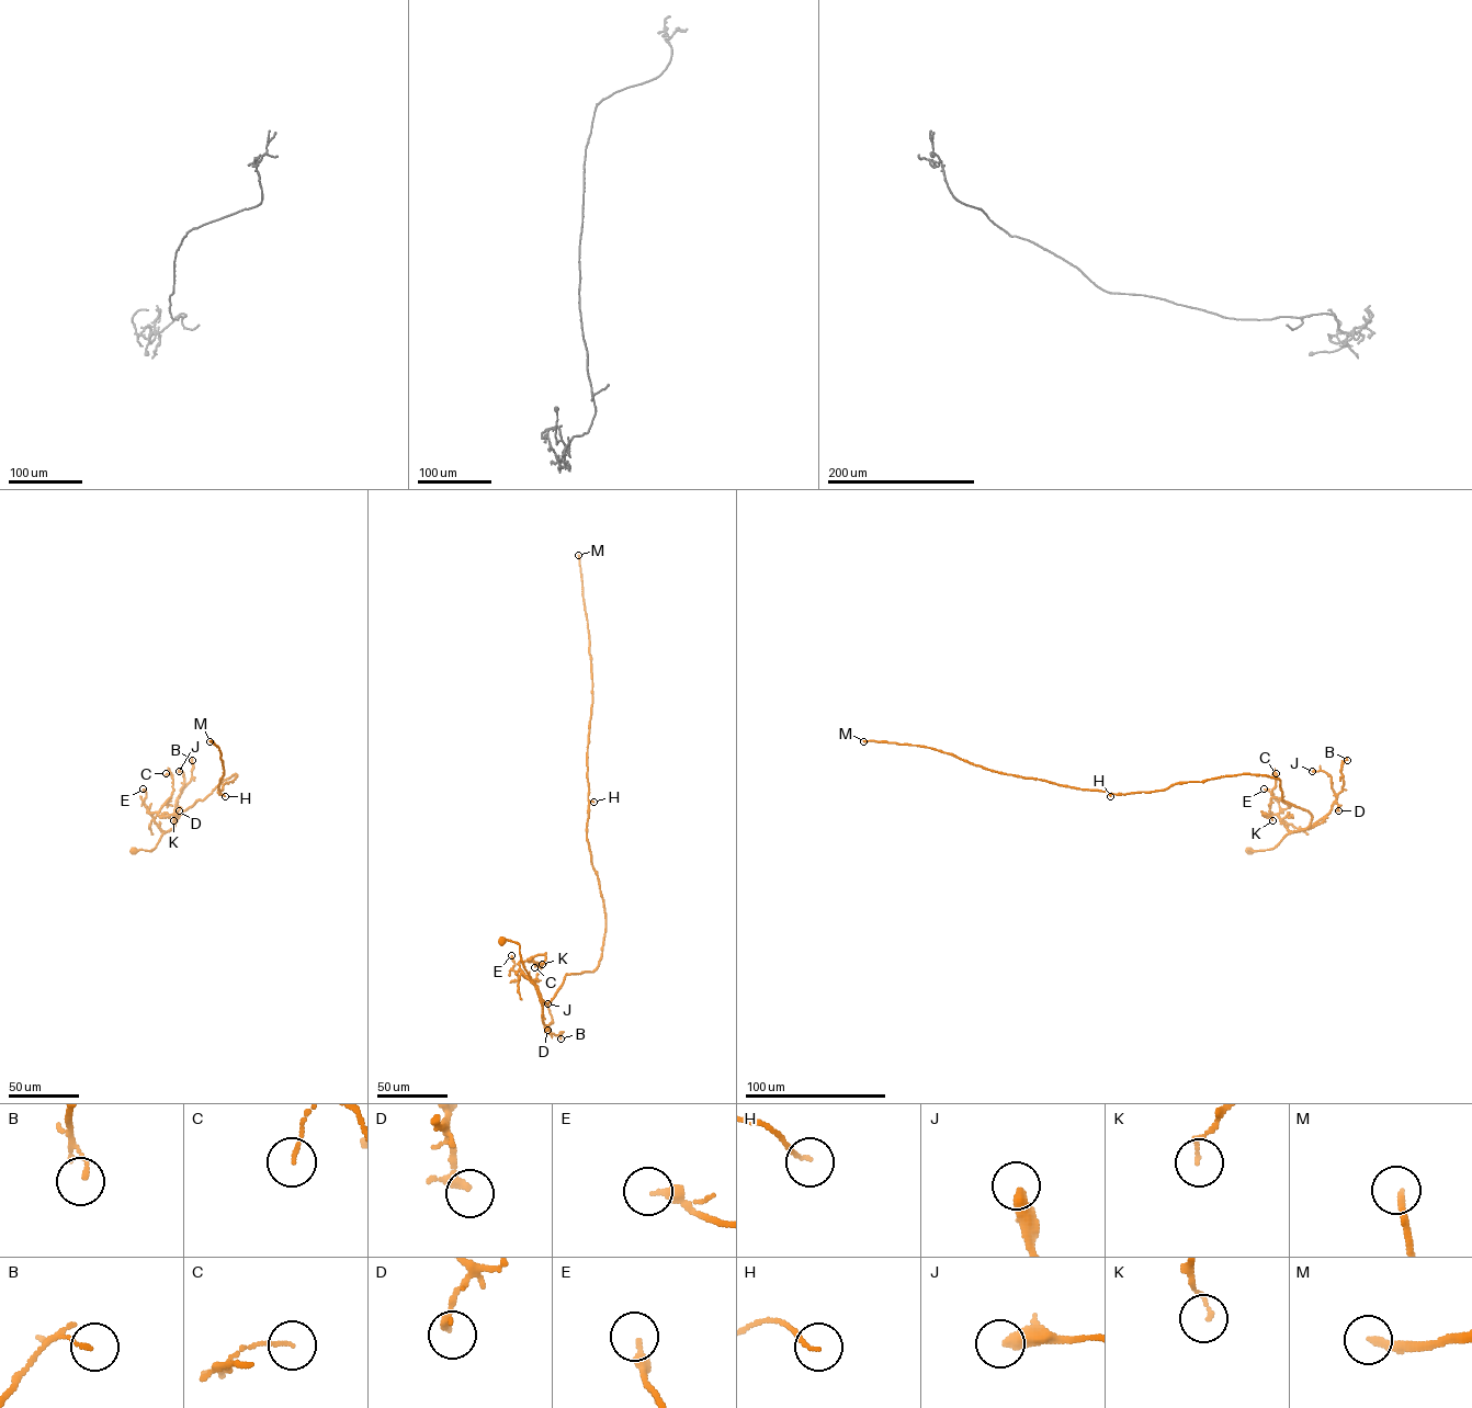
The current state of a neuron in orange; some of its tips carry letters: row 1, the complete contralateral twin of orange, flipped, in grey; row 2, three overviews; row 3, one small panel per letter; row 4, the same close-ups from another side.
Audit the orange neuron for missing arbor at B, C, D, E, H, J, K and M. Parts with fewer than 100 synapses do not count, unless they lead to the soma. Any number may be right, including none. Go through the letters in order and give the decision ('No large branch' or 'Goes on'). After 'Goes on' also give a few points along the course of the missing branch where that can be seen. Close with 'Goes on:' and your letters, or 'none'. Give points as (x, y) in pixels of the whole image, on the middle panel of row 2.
B: No large branch
C: No large branch
D: No large branch
E: No large branch
H: No large branch
J: No large branch
K: No large branch
M: Goes on
Goes on: M

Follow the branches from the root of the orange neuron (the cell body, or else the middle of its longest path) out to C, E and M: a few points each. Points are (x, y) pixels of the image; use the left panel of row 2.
C: (133, 850), (151, 851), (165, 832), (150, 814), (158, 813), (171, 796), (172, 775), (166, 773)
E: (133, 850), (151, 851), (165, 832), (143, 802), (146, 793), (143, 788)
M: (133, 850), (153, 850), (183, 810), (236, 778), (219, 794), (221, 753), (210, 741)

